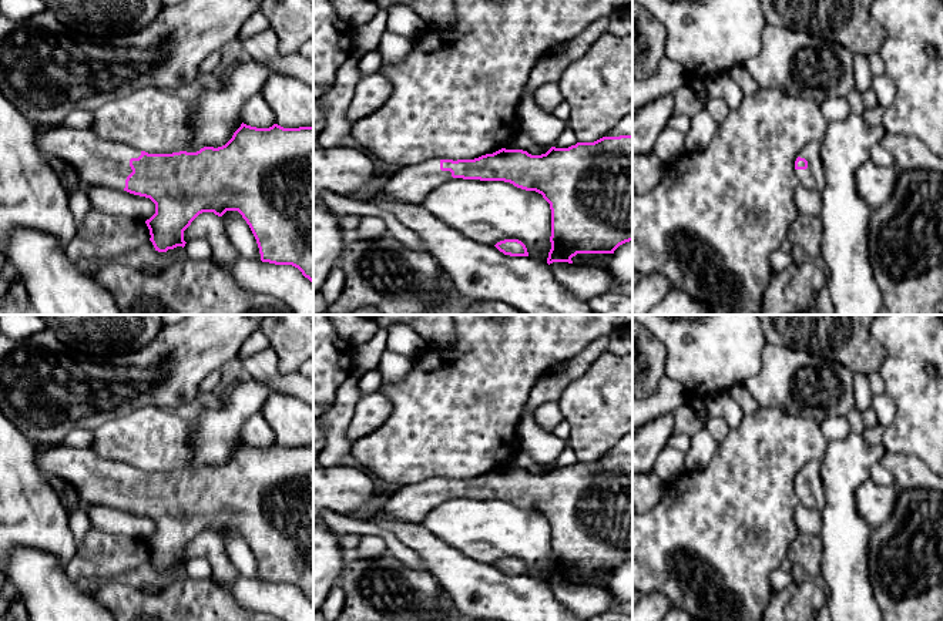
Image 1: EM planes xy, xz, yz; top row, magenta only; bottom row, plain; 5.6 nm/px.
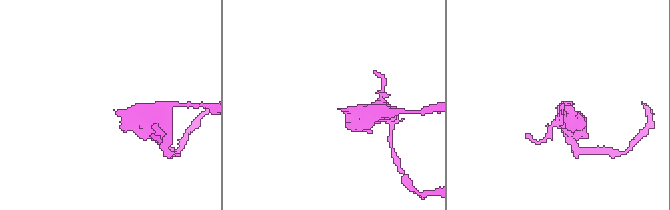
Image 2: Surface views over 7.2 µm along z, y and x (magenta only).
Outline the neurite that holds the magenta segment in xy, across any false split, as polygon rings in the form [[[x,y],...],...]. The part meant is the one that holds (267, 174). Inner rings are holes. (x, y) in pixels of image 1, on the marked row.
[[[242,122],[222,147],[172,154],[141,151],[138,158],[130,160],[130,167],[132,172],[125,179],[124,191],[150,198],[155,204],[155,214],[145,221],[155,251],[184,248],[184,231],[202,212],[222,216],[226,211],[238,211],[256,239],[262,262],[292,265],[313,283],[313,125],[283,128],[273,124],[269,128],[256,128]]]

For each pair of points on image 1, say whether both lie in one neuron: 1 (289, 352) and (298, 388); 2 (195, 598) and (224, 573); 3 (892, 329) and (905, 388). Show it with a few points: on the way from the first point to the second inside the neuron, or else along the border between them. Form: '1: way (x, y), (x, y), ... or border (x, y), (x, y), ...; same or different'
1: border (271, 348), (284, 373), (298, 371); different
2: border (211, 580), (228, 590); different
3: way (905, 343), (905, 373); same

